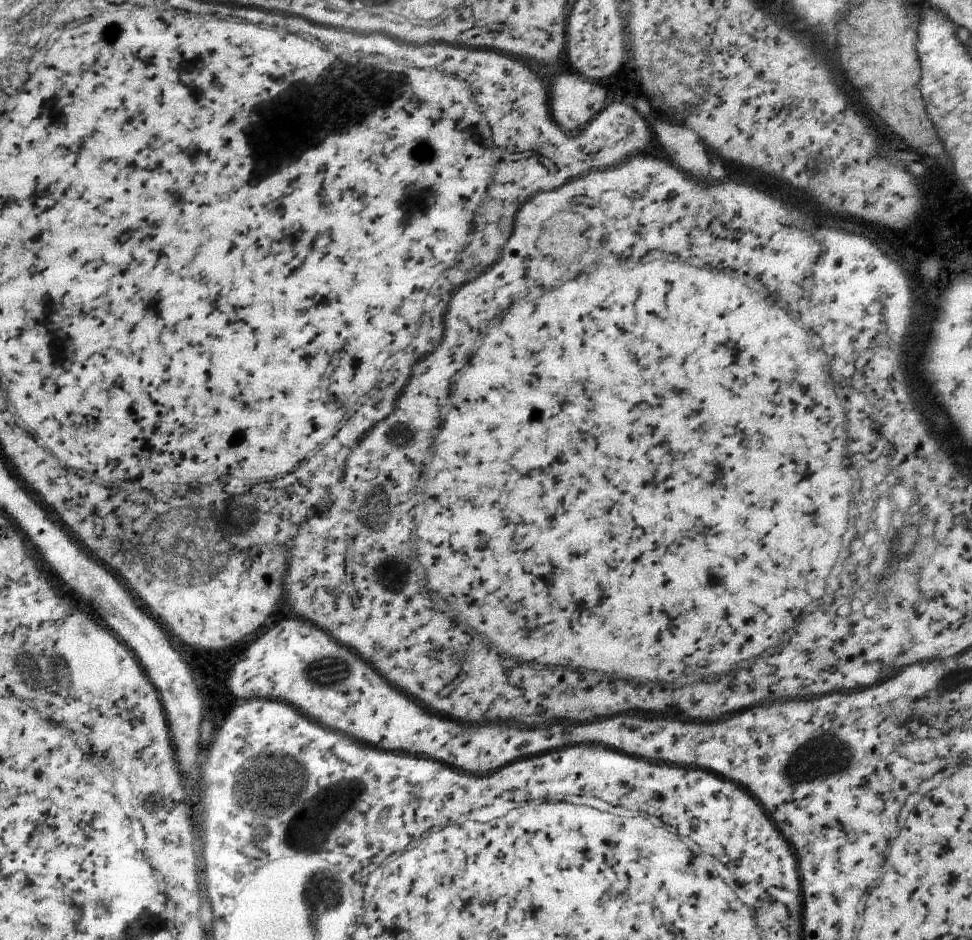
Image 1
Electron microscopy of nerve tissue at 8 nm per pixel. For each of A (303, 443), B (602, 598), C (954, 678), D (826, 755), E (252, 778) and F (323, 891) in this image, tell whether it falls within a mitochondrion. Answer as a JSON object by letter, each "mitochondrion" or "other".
{"A":"other","B":"other","C":"mitochondrion","D":"mitochondrion","E":"mitochondrion","F":"mitochondrion"}

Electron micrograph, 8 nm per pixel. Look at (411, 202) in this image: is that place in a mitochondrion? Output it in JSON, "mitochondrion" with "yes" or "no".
{"mitochondrion":"yes"}

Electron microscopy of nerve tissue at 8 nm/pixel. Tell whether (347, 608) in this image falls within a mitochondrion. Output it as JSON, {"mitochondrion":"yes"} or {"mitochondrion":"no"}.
{"mitochondrion":"no"}

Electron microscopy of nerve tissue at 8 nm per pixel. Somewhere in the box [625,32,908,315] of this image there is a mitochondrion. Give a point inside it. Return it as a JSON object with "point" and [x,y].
{"point":[705,80]}

